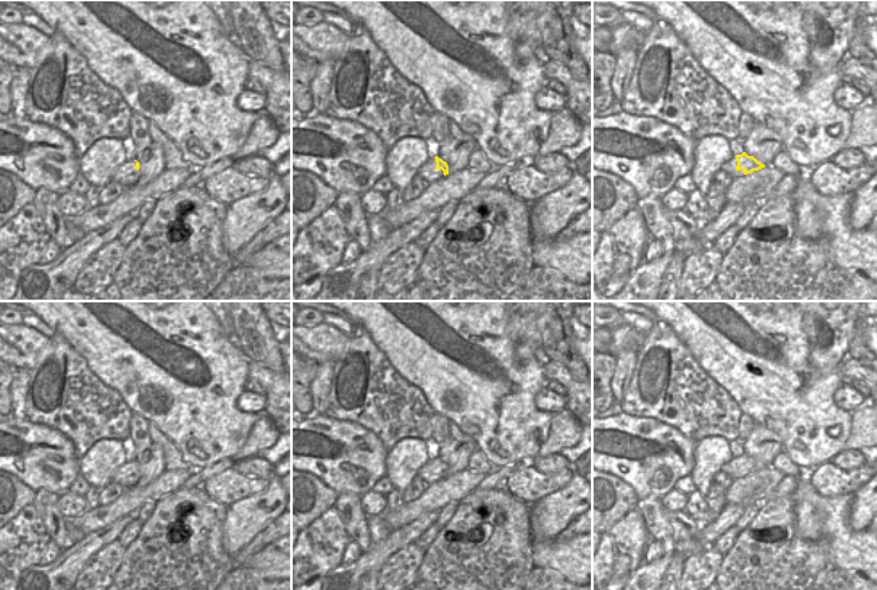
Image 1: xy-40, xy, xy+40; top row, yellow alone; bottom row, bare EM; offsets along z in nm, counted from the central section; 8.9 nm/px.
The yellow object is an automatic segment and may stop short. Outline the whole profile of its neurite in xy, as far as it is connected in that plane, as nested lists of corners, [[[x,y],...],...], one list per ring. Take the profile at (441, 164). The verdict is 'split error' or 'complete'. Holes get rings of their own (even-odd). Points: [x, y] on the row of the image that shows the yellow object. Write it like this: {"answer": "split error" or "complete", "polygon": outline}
{"answer": "split error", "polygon": [[[438,156],[431,157],[427,160],[416,172],[418,176],[422,177],[422,180],[426,184],[430,184],[432,181],[439,180],[441,177],[449,175],[449,165],[446,161],[439,159]]]}

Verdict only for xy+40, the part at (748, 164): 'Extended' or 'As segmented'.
Extended.

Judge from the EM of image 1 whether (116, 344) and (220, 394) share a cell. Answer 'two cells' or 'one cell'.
one cell

